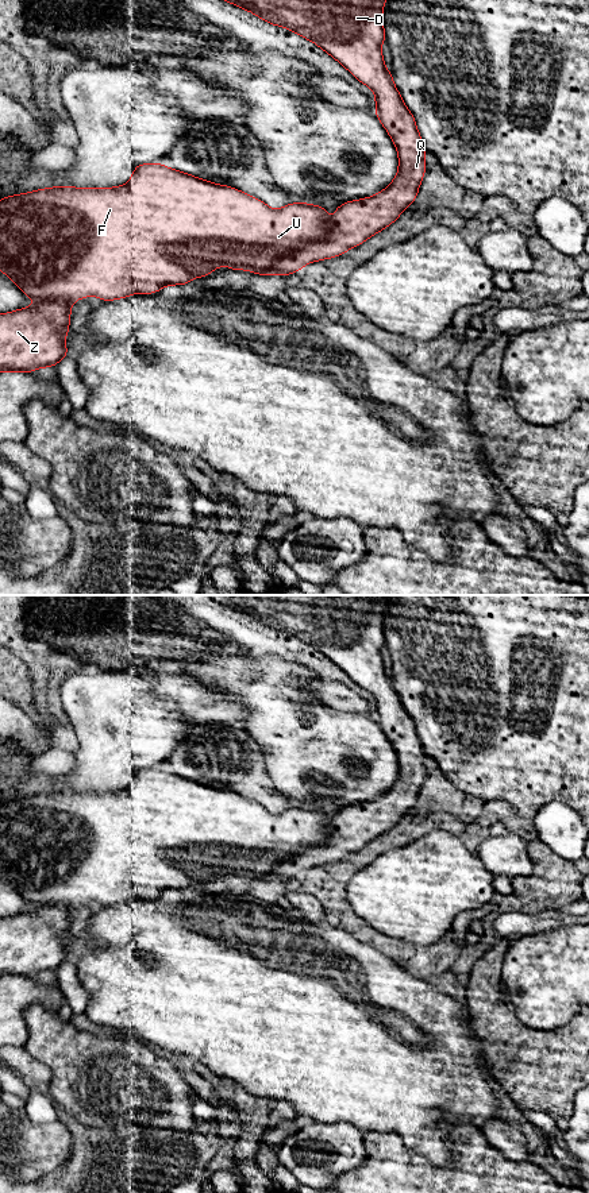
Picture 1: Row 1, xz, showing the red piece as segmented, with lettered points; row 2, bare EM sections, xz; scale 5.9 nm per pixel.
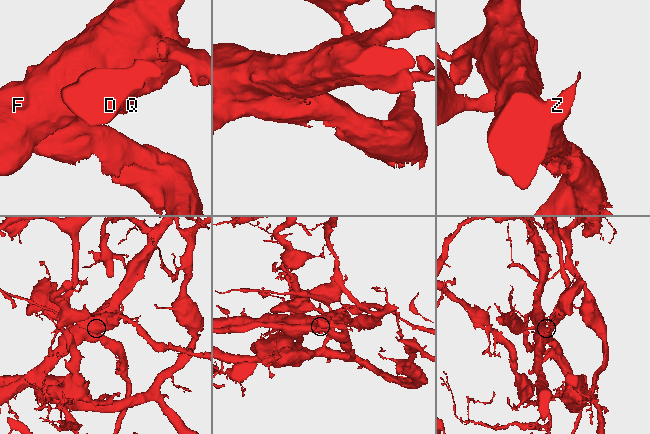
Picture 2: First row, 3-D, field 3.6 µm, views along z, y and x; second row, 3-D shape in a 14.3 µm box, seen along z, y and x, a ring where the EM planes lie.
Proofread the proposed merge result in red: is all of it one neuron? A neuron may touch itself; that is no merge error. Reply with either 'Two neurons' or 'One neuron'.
Two neurons

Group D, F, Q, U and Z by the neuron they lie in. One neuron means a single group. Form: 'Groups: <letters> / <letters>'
Groups: D Q Z / F U

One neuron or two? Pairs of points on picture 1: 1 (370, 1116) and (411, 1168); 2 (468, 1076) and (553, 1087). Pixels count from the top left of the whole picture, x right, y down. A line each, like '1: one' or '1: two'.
1: two
2: two

